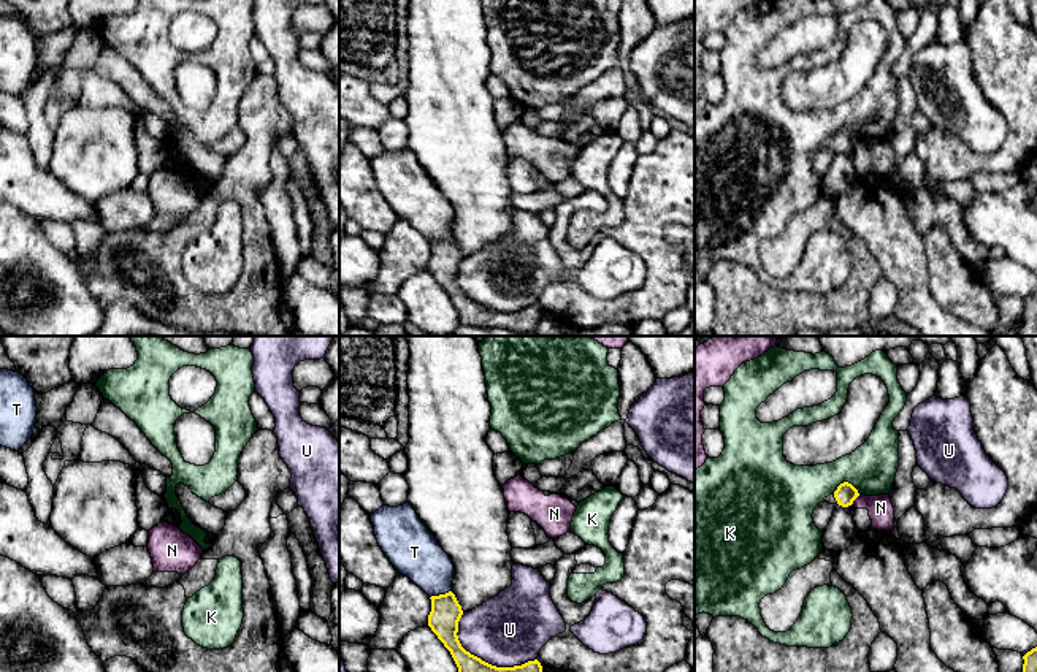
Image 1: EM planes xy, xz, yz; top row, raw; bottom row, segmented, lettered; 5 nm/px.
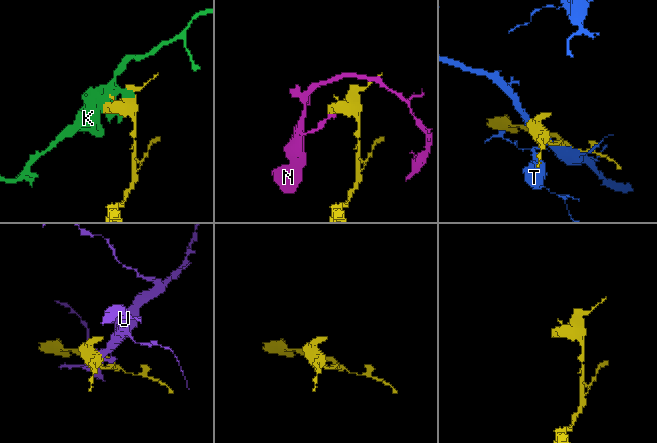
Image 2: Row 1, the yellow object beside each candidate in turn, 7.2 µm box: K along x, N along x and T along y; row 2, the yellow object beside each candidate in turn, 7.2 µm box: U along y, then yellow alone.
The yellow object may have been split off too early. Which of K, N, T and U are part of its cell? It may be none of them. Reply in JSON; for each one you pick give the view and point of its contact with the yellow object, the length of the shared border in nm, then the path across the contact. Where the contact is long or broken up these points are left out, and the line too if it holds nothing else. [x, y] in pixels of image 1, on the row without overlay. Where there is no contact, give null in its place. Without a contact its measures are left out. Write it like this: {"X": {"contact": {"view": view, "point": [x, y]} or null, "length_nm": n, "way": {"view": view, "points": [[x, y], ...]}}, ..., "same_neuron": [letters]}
{"same_neuron": []}

